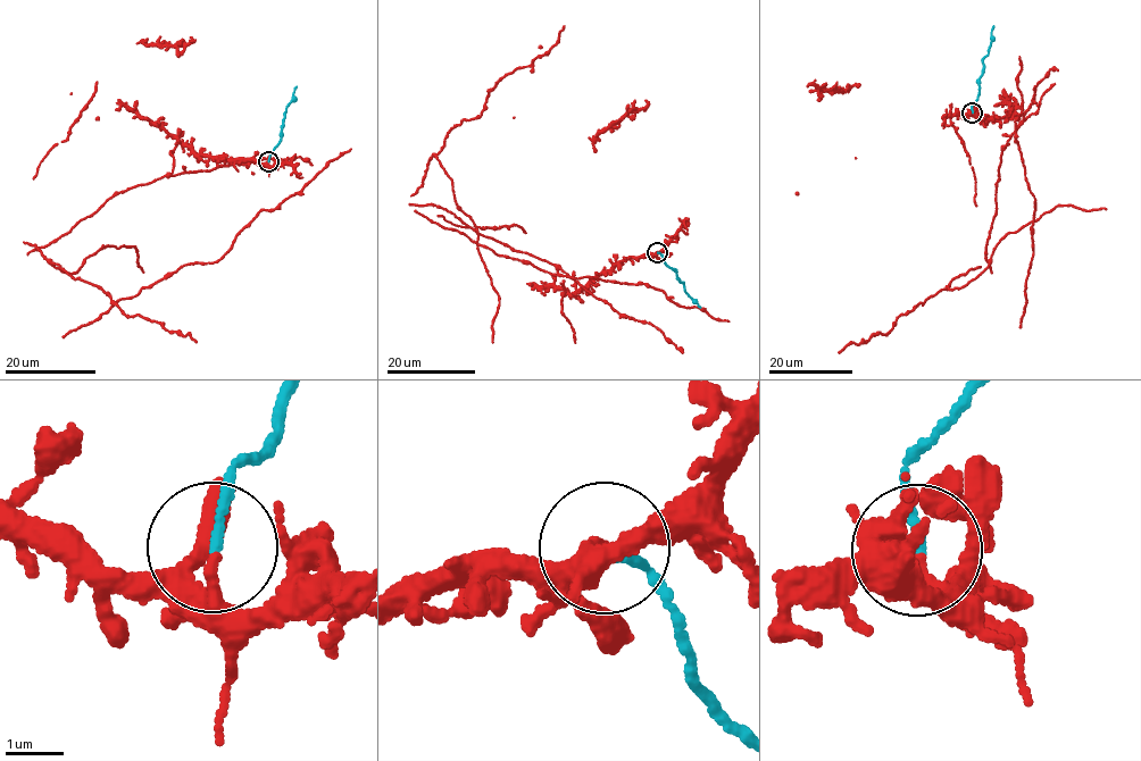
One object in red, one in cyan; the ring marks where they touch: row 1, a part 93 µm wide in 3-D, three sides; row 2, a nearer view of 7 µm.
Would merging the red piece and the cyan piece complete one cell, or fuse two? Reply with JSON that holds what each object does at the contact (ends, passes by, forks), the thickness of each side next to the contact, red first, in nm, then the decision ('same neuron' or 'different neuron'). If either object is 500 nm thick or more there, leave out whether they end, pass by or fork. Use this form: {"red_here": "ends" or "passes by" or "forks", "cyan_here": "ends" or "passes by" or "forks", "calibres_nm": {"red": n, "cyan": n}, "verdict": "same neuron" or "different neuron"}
{"red_here": "ends", "cyan_here": "ends", "calibres_nm": {"red": 220, "cyan": 140}, "verdict": "different neuron"}

